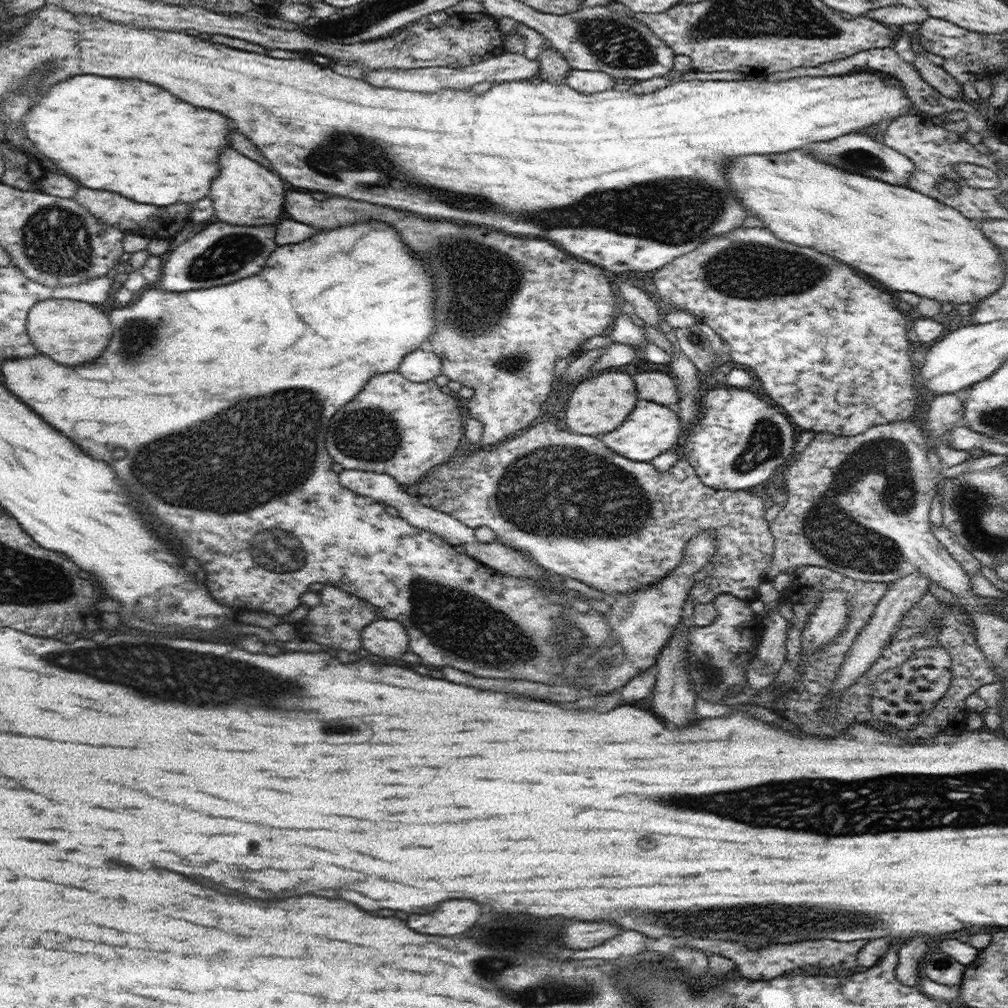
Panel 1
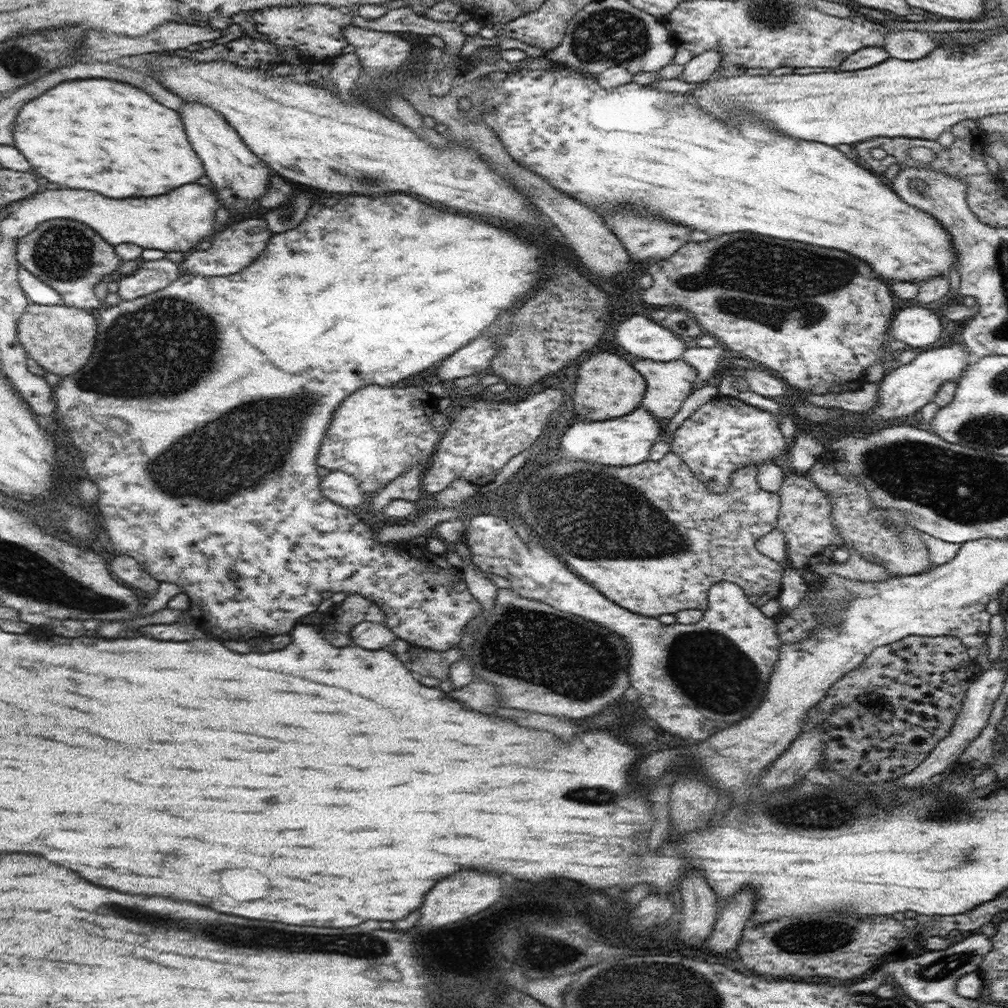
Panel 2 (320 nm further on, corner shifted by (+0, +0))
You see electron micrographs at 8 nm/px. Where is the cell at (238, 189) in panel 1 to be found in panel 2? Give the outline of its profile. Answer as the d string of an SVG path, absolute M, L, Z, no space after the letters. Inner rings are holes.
M184 101L181 108L180 116L184 120L188 140L194 152L200 156L206 168L206 176L214 184L213 191L221 207L228 208L231 214L242 214L252 206L260 206L260 198L268 192L270 175L274 174L274 170L246 146L221 112L198 102Z

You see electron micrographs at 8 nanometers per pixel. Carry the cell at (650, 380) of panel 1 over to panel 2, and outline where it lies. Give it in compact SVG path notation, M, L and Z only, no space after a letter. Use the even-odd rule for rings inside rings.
M683 358L671 361L640 359L634 368L648 384L644 408L658 419L672 418L693 392L697 380L697 370Z

